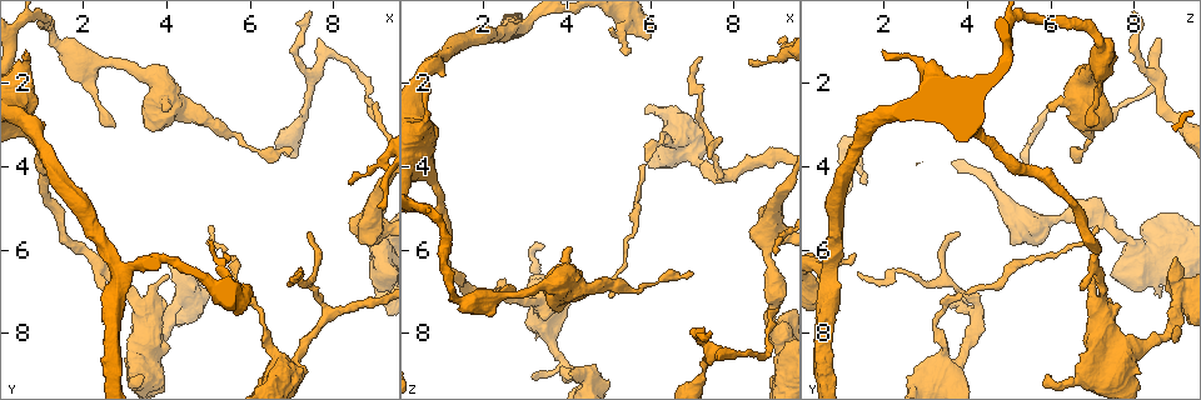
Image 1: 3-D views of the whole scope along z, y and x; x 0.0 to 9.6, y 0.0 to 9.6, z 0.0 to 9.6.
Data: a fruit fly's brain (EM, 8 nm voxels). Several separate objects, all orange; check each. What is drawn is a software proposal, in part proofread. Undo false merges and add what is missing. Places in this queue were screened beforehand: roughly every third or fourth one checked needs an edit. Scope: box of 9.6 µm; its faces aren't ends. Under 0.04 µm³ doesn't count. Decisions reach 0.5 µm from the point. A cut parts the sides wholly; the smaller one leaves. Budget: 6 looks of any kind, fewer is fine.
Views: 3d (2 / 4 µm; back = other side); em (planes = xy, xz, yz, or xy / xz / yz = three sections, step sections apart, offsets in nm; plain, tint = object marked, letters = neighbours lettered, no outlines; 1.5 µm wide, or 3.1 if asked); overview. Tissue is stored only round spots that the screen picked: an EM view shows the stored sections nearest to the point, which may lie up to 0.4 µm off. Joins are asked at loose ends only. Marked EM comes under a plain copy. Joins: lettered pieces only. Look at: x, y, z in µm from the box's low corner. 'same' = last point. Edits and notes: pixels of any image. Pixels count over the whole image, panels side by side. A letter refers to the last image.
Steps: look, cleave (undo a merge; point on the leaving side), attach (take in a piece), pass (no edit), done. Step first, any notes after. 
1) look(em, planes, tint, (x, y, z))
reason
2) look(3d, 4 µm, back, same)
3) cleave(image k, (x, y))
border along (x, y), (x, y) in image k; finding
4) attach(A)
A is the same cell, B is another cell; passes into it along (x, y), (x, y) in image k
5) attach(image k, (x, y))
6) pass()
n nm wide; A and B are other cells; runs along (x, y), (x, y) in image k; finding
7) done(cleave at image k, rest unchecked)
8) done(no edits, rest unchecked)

look(em, planes, tint, (9.00, 5.95, 8.05))
touches itself

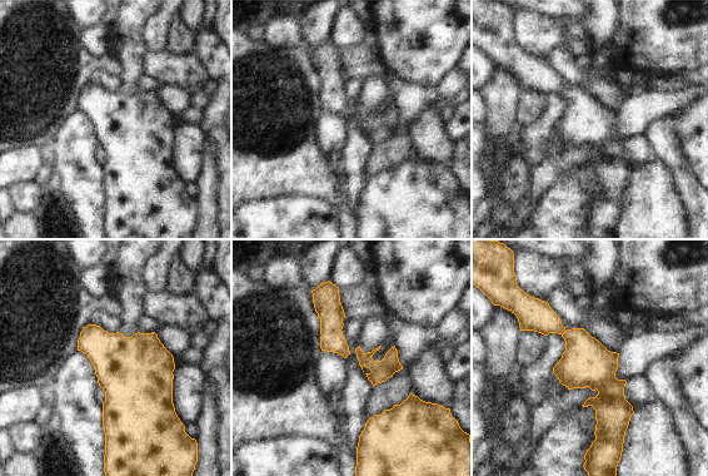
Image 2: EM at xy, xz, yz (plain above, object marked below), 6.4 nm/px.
look(em, planes, letters, same)
what lies round it

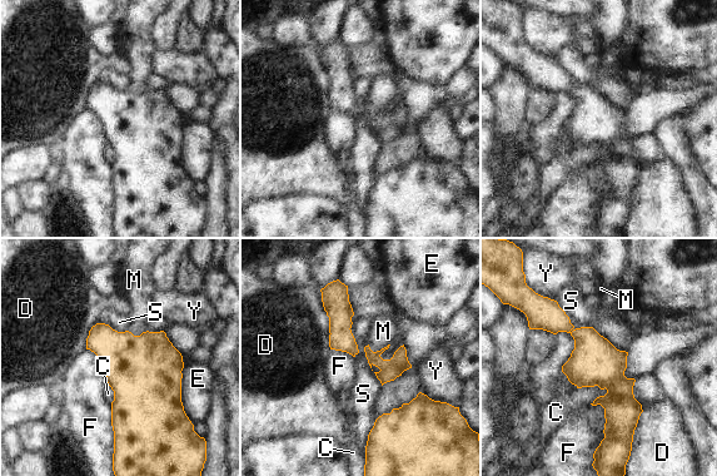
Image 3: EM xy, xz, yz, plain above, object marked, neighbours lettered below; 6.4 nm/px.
pass()
C, D, E, F, M, S and Y are other cells; runs along (552, 303), (615, 382), (612, 432) in image 3; continuous, no second cell

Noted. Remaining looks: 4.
look(3d, 2 µm, (6.95, 3.65, 6.50))
free end

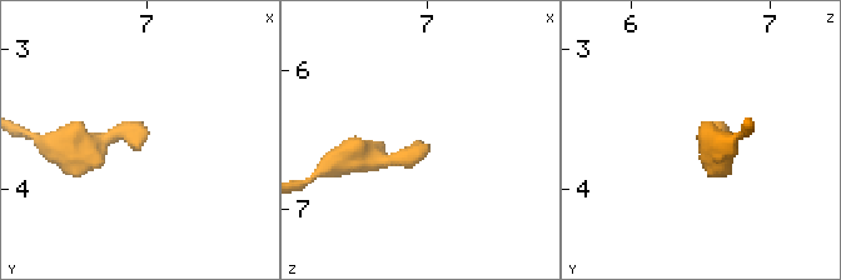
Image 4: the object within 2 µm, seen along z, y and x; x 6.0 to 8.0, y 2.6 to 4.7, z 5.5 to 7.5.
look(em, xz, step 4, letters, (6.88, 3.72, 6.54))
need the tissue

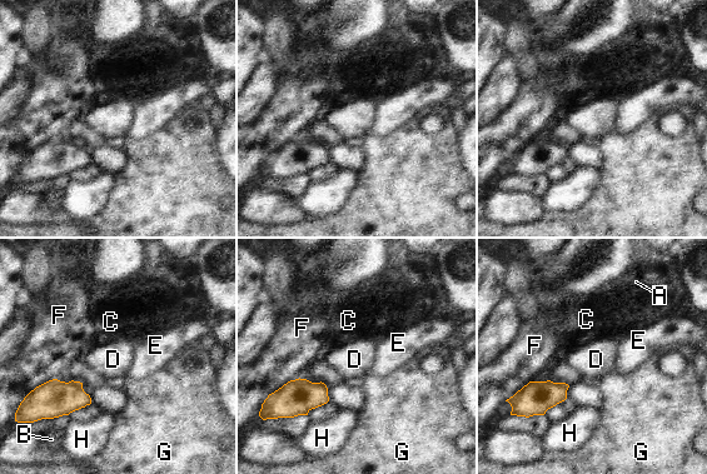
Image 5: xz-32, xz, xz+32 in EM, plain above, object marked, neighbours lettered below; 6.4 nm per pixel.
look(em, planes, letters, same)

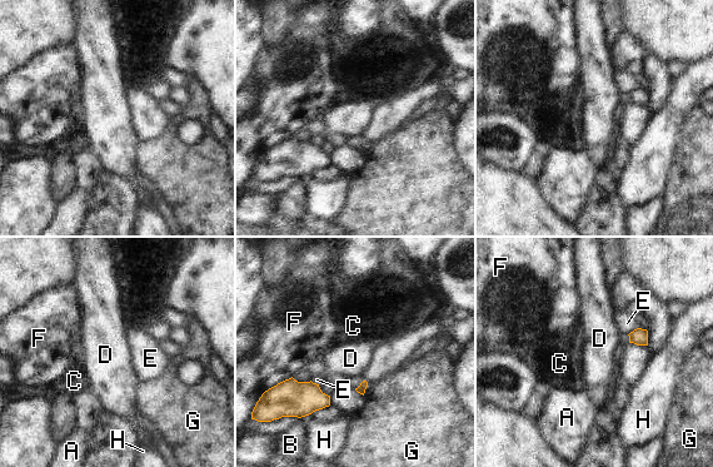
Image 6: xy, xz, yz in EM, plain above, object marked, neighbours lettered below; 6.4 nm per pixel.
pass()
F touches over 170 nm; A, B, C, D, E, F, G and H are other cells; none of them fits

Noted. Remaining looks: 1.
look(em, planes, letters, (0.60, 1.30, 1.95))
branch stops here

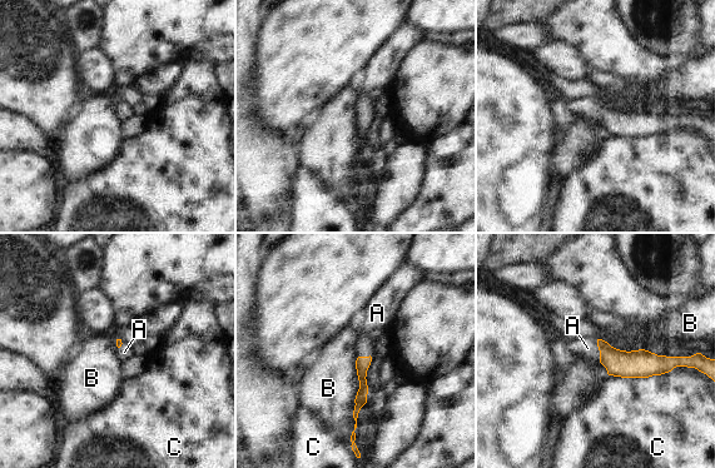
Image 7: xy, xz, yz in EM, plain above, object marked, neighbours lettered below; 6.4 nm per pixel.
attach(A)
A is the same cell, B and C are other cells; passes into it along (619, 363), (599, 349), (587, 348) in image 7; it goes on there

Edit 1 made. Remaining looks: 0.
done(attach at image 7, rest unchecked)

